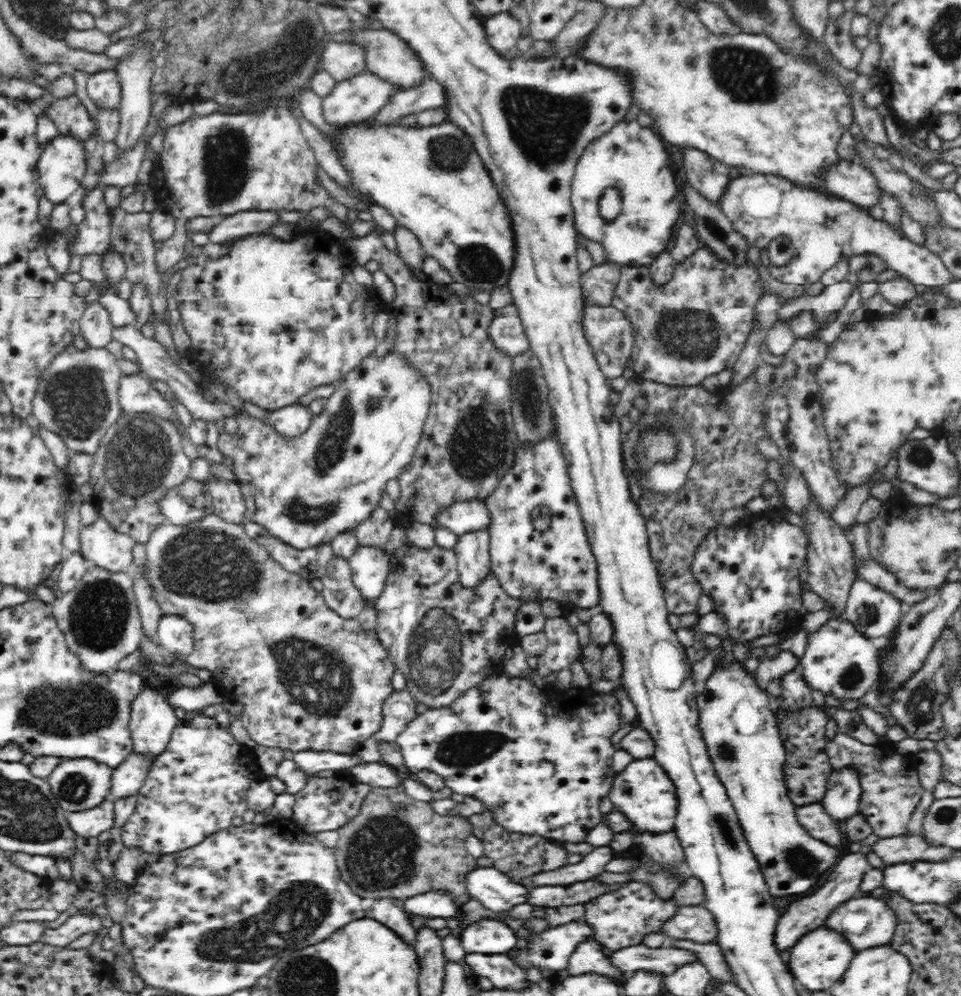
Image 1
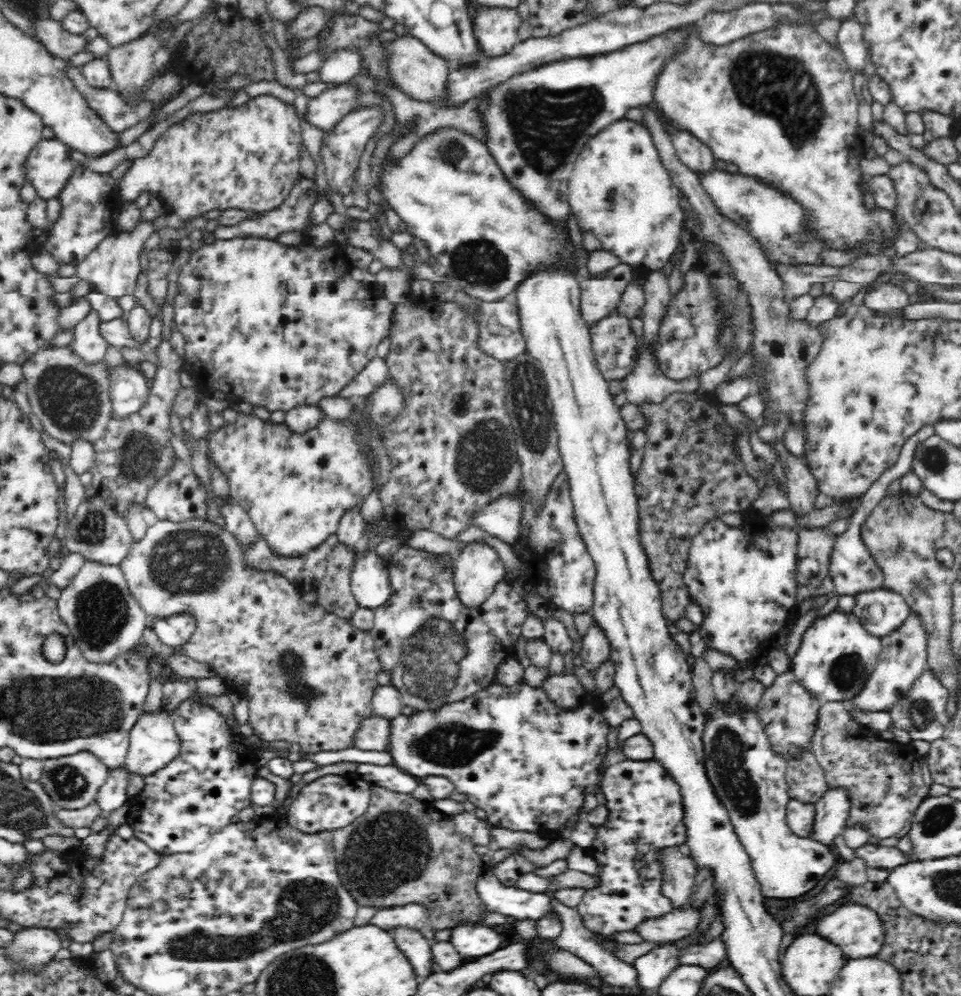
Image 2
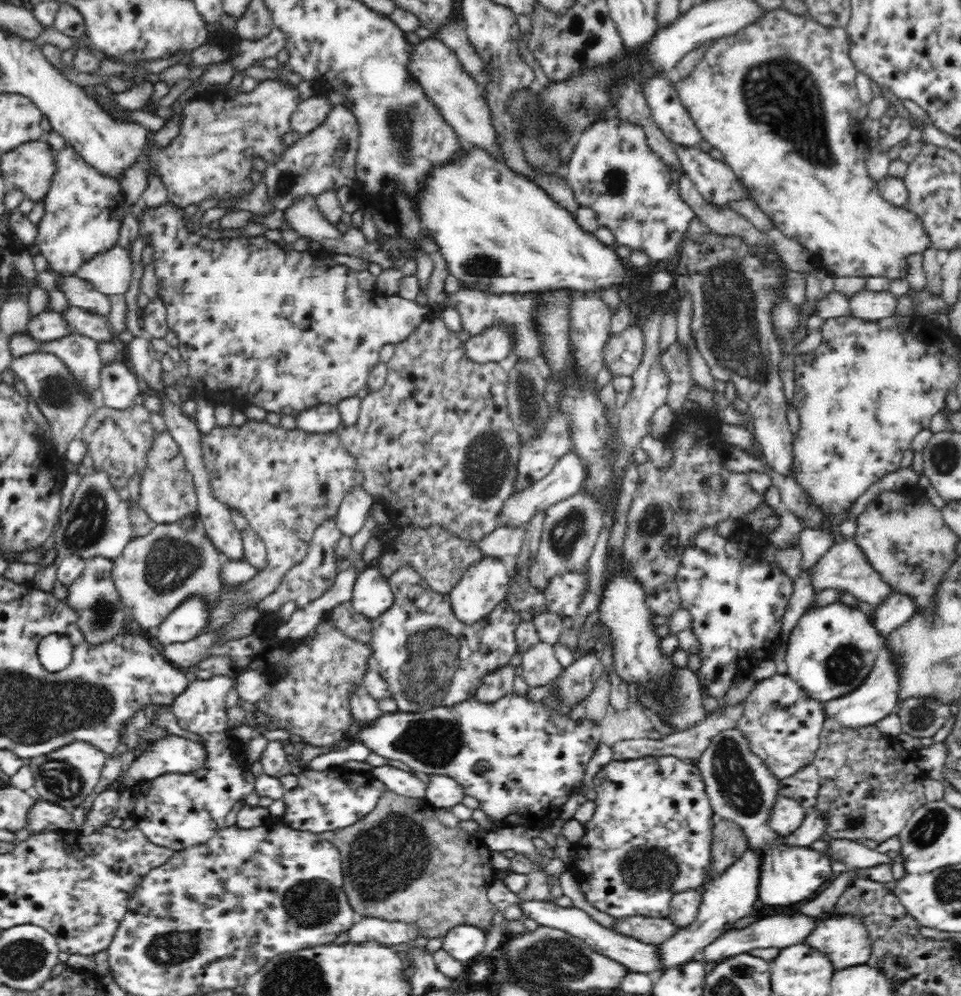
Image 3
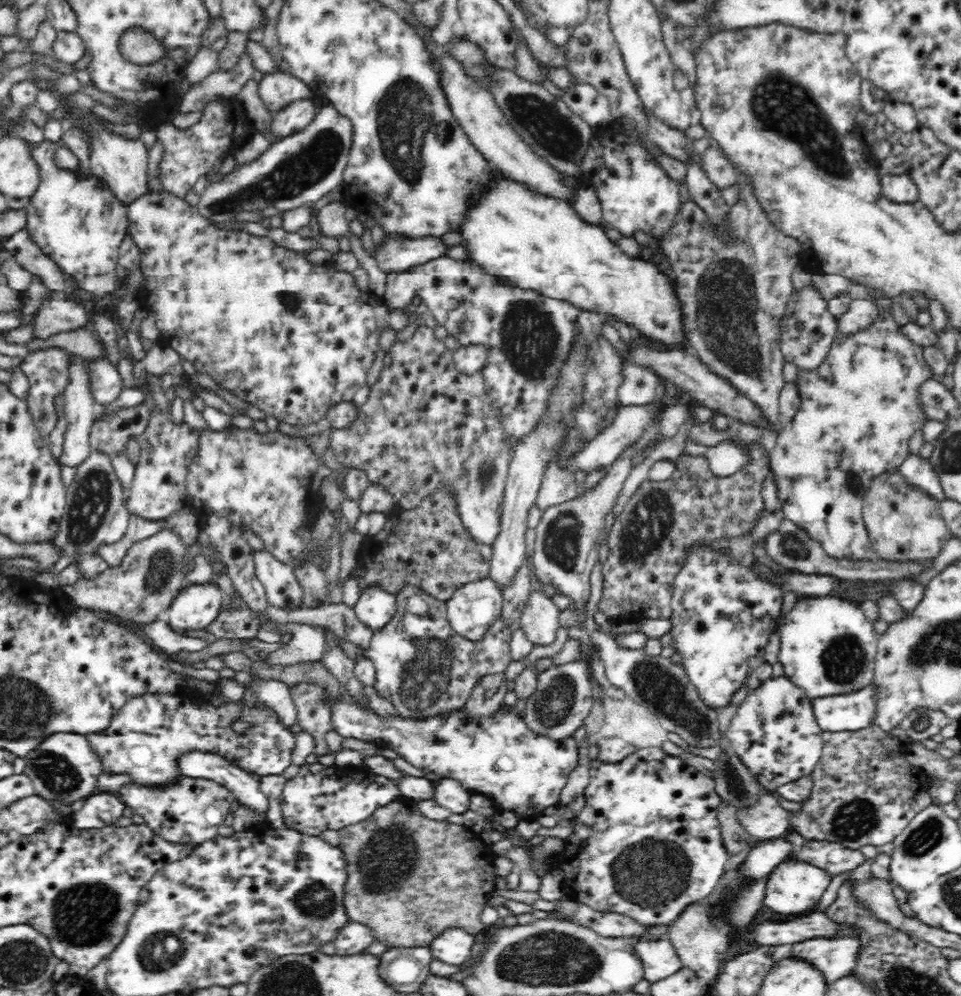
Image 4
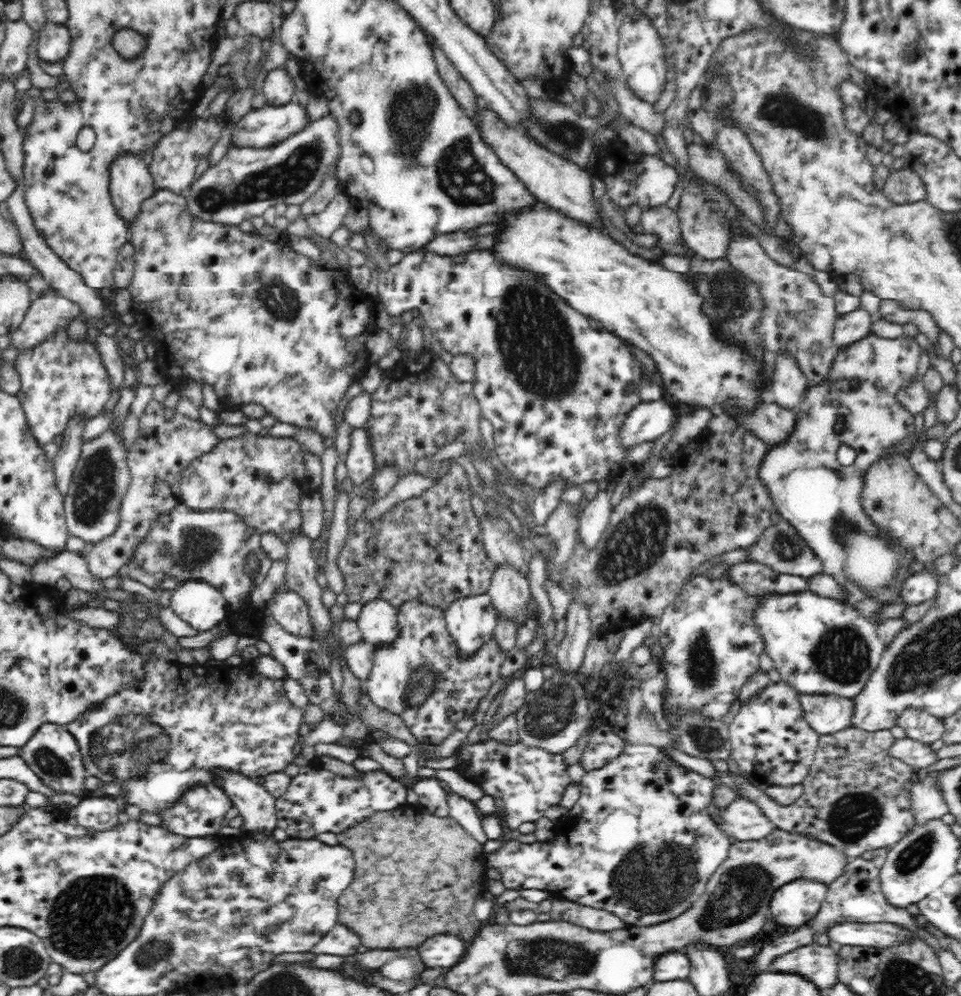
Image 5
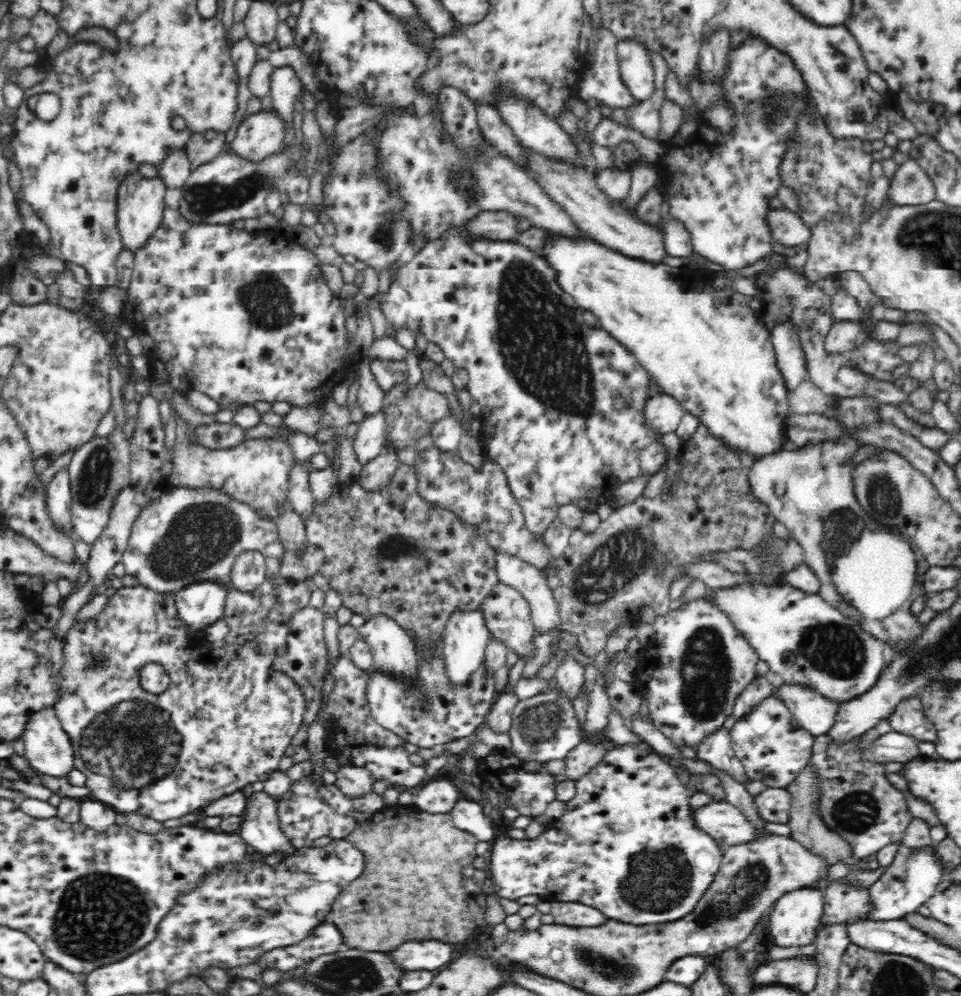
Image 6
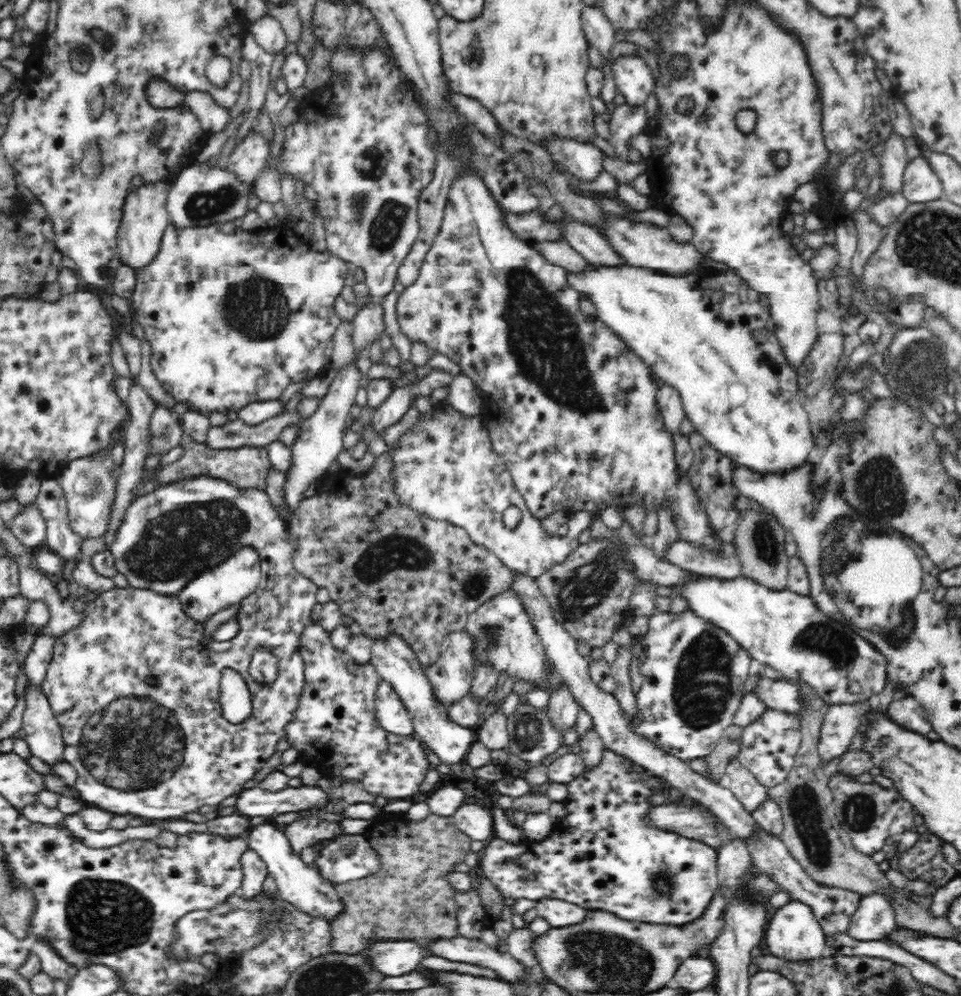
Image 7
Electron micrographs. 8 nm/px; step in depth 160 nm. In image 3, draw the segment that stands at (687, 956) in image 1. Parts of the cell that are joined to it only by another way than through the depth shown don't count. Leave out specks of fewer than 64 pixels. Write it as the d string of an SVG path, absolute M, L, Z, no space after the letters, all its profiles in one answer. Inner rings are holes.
M764 916L764 920L757 920L756 922L748 925L742 929L732 929L729 932L721 934L718 938L705 946L704 949L697 955L697 961L704 961L704 963L714 964L714 962L723 962L728 958L749 953L754 949L767 949L767 948L787 948L787 946L801 943L812 932L816 926L818 919L812 919L806 916Z

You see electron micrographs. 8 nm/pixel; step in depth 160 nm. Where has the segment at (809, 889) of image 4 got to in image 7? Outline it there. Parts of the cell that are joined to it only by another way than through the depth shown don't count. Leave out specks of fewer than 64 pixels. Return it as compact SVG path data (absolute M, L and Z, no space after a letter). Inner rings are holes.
M799 899L791 900L782 908L776 908L774 916L766 926L765 938L769 954L785 960L822 958L826 949L824 932L814 911L807 903L801 902Z

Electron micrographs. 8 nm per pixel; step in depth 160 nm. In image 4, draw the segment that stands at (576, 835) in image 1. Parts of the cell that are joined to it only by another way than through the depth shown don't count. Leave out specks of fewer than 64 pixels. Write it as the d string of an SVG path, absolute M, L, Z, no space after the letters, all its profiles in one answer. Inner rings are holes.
M343 701L334 704L332 725L343 738L363 740L381 749L390 748L418 770L437 774L440 778L453 778L472 795L488 797L500 810L514 812L519 820L526 822L537 820L545 808L560 803L562 788L567 783L570 772L578 766L579 748L572 735L555 739L532 730L524 721L524 712L518 712L514 706L501 706L494 714L484 716L472 717L468 709L462 707L424 718L400 715L384 718L373 710Z

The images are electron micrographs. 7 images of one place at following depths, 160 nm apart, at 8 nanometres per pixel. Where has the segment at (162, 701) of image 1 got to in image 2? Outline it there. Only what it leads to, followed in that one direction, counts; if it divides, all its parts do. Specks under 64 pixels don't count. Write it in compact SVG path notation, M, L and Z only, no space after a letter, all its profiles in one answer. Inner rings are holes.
M160 708L156 712L142 712L129 732L129 750L125 760L126 769L145 777L155 770L166 766L176 758L180 750L180 739L177 737L170 712Z

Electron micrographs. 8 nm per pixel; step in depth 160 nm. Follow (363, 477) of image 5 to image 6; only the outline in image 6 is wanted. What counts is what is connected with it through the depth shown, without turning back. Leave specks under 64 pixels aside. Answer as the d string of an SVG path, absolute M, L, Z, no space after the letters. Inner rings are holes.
M382 412L364 419L360 423L360 428L358 428L358 432L354 434L352 440L354 456L356 456L358 464L366 466L370 460L381 456L384 451L385 434L386 426Z

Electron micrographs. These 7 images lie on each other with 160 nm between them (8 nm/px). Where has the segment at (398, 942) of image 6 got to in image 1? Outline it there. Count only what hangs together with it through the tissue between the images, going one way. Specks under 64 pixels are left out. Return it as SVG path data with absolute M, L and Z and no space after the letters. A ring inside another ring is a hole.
M398 784L392 788L371 788L366 800L352 822L338 829L338 846L334 852L340 874L362 899L376 898L401 899L412 898L428 890L450 891L461 906L471 900L468 895L463 876L469 870L478 867L477 858L472 857L464 847L464 839L472 832L468 818L462 815L444 816L438 814L431 802L415 800L406 794L404 785Z

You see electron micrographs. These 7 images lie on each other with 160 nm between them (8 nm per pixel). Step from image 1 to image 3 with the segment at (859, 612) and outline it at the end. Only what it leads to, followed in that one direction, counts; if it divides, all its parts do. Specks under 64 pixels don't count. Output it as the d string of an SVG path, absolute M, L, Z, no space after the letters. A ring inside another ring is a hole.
M900 593L887 594L872 610L871 623L883 639L888 638L894 630L906 624L915 614L912 598Z

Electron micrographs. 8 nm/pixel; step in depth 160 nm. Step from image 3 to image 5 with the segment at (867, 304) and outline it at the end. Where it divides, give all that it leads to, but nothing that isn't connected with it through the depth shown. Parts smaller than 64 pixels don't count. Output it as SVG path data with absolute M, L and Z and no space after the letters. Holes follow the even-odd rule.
M860 306L852 312L843 314L835 322L834 343L838 348L844 348L872 331L872 312Z

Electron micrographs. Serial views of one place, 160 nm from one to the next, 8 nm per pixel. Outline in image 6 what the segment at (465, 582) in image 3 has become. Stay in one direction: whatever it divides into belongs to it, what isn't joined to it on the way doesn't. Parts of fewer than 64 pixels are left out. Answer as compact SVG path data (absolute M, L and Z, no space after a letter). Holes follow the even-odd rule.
M480 606L474 610L453 610L445 624L442 637L444 663L446 663L448 675L452 683L463 683L468 675L472 674L485 660L485 650L492 637L486 619L484 619L484 609Z

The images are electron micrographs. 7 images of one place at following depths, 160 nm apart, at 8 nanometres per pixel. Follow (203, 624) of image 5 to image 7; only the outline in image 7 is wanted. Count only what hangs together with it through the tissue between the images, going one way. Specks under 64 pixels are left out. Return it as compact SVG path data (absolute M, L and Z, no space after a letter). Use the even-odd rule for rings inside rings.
M252 548L238 550L227 562L216 566L216 569L206 570L200 577L195 577L184 586L177 597L182 610L188 618L198 623L204 623L212 614L238 604L248 595L253 595L261 579L261 559Z

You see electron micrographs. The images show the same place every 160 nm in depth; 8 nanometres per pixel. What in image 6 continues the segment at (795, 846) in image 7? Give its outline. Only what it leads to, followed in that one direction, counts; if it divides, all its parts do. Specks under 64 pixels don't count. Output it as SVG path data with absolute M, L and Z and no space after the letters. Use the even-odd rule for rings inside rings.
M804 768L804 770L800 772L796 780L792 782L792 786L790 786L790 793L794 795L792 810L790 810L789 820L787 822L787 825L790 827L790 837L796 839L796 841L803 842L804 846L815 851L816 854L824 855L828 863L830 863L830 866L837 862L844 862L844 864L848 866L858 864L860 860L851 857L851 850L849 849L848 842L846 842L843 837L832 834L831 830L826 828L826 825L816 814L813 808L813 803L816 802L816 798L812 796L812 794L814 794L814 774L810 772L810 768Z

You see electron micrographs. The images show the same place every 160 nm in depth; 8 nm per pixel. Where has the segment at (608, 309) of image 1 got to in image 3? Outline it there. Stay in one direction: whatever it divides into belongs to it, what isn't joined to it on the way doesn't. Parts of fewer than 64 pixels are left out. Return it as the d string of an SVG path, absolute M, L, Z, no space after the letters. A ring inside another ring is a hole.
M631 323L615 337L608 335L603 346L602 364L613 377L631 376L640 364L643 334L640 327Z

